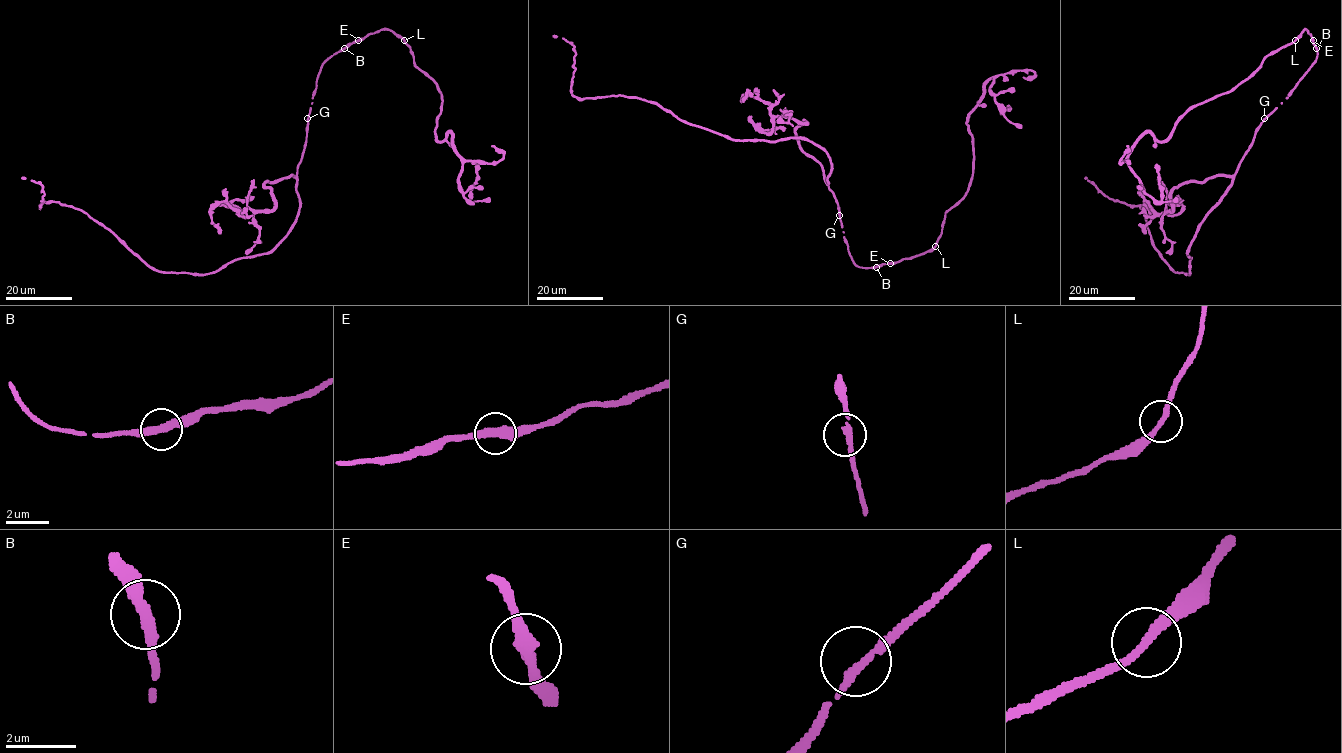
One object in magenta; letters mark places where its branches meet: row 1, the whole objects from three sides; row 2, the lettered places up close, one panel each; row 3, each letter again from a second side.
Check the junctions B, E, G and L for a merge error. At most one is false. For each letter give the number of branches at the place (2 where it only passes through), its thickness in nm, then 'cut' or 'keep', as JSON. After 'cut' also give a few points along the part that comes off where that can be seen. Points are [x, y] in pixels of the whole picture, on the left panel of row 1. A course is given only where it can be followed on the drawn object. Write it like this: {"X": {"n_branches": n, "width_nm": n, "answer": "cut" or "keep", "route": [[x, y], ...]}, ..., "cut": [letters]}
{"B": {"n_branches": 2, "width_nm": 320, "answer": "keep"}, "E": {"n_branches": 2, "width_nm": 400, "answer": "keep"}, "G": {"n_branches": 2, "width_nm": 240, "answer": "keep"}, "L": {"n_branches": 2, "width_nm": 240, "answer": "keep"}, "cut": []}

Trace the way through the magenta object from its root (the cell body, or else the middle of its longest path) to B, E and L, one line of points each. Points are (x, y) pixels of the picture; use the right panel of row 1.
B: (1265, 119), (1314, 62), (1316, 48)
E: (1265, 119), (1316, 60), (1317, 50), (1312, 40)
L: (1265, 119), (1288, 96), (1316, 58), (1317, 50), (1306, 29), (1295, 40)

